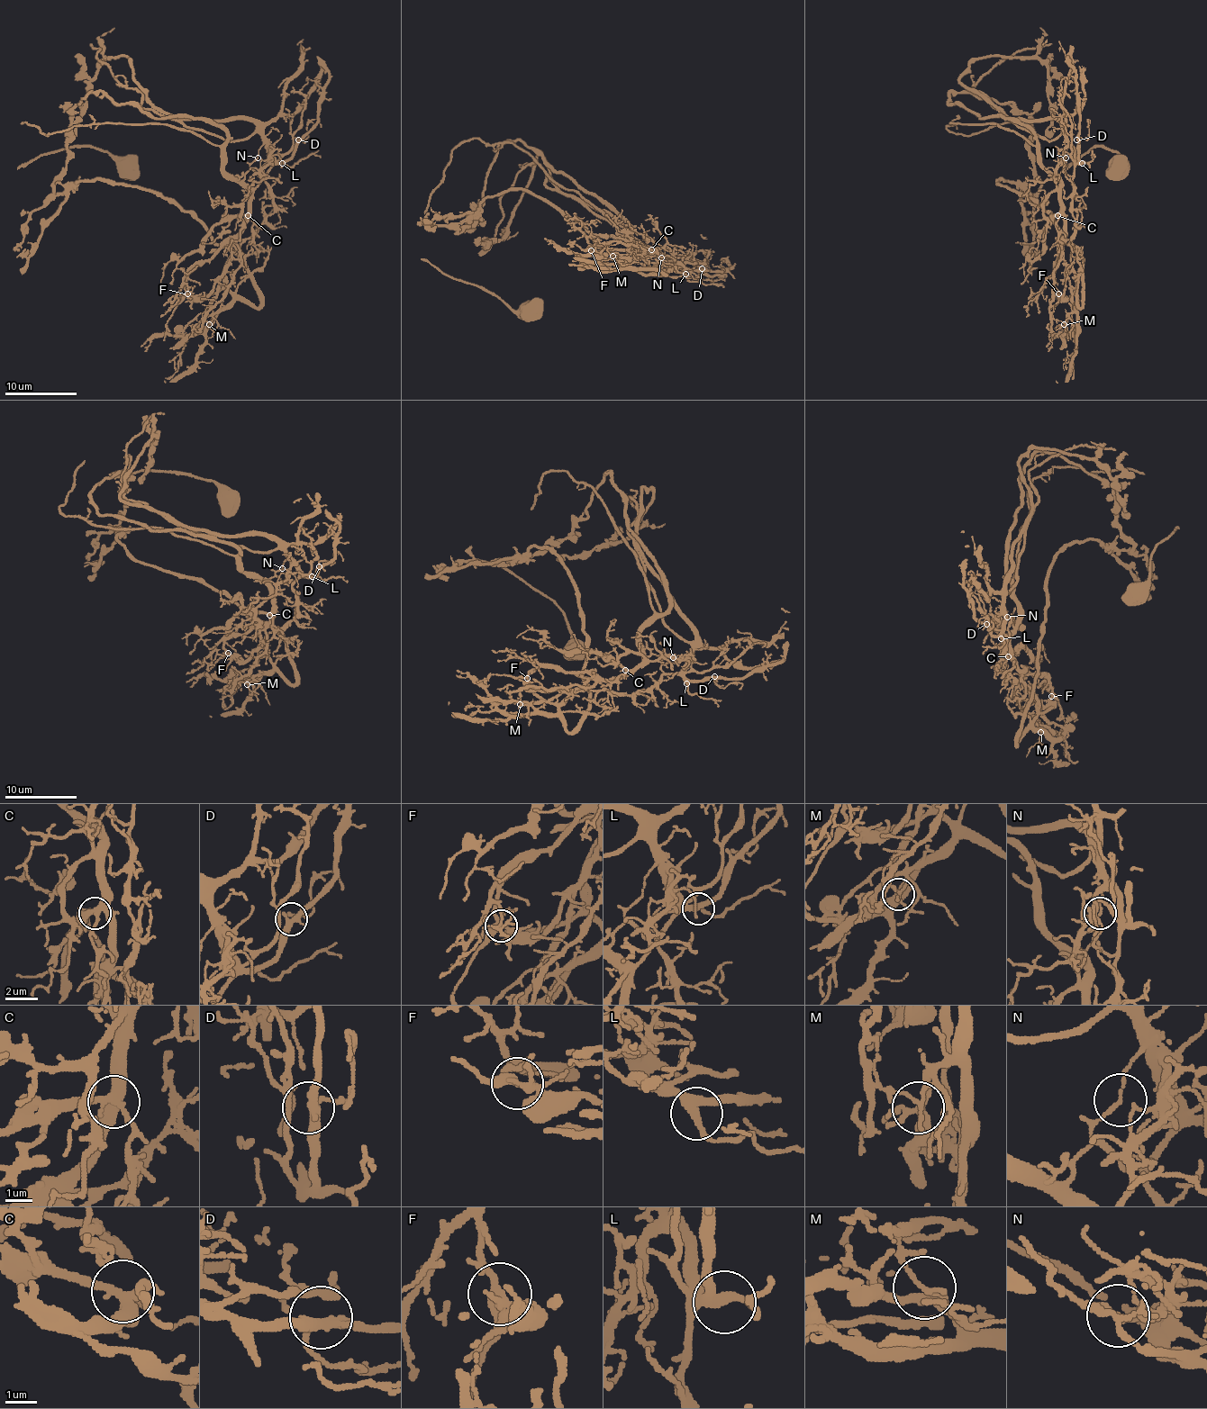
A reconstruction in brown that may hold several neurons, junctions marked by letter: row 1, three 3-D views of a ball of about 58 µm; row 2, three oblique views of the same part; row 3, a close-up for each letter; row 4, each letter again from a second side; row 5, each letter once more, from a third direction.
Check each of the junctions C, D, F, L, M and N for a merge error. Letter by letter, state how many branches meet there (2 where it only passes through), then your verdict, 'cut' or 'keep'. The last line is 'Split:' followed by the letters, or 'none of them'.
C: branches 4; keep
D: branches 3; keep
F: branches 3; cut
L: branches 3; keep
M: branches 2; keep
N: branches 2; cut
Split: F, N

